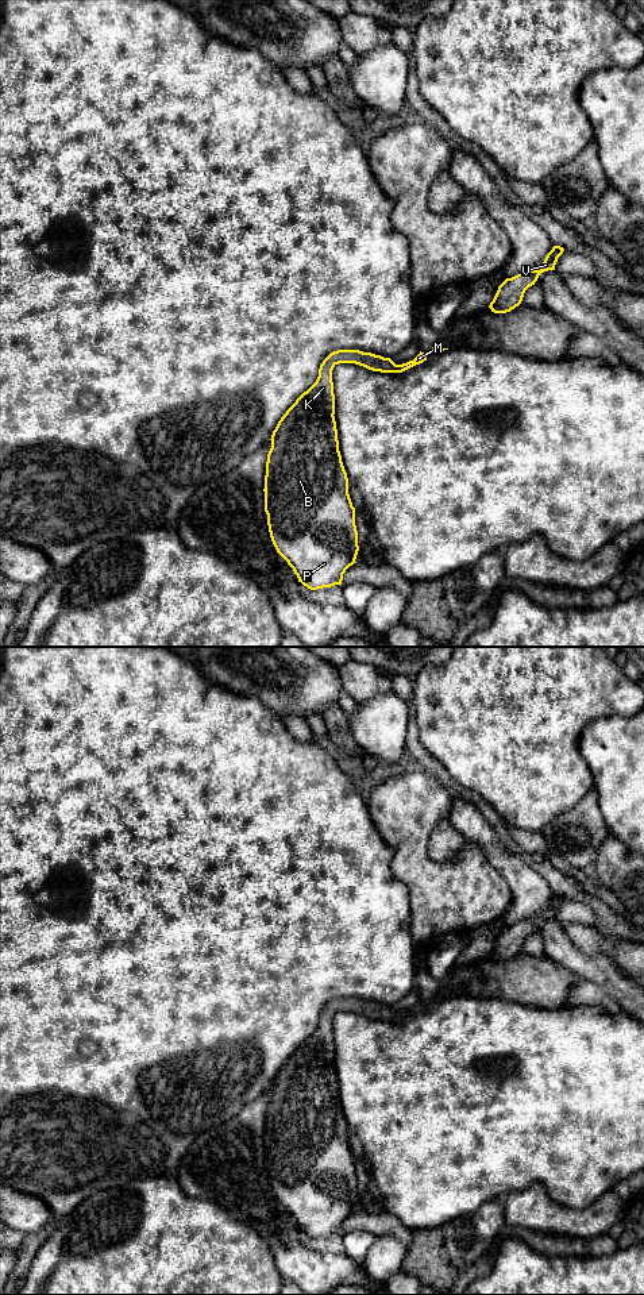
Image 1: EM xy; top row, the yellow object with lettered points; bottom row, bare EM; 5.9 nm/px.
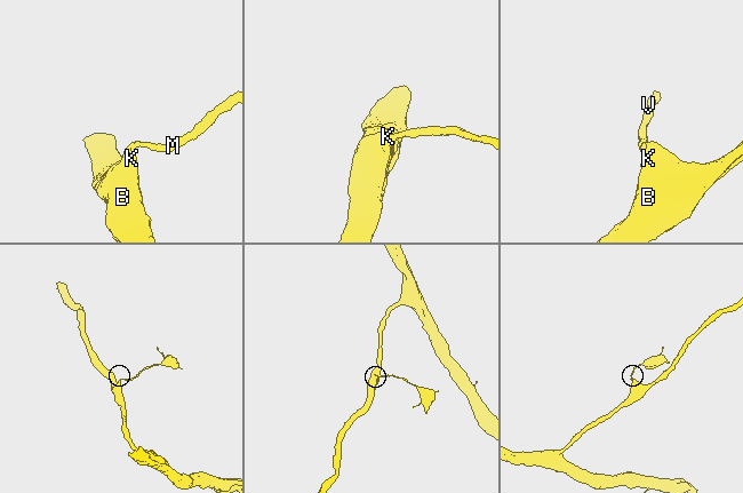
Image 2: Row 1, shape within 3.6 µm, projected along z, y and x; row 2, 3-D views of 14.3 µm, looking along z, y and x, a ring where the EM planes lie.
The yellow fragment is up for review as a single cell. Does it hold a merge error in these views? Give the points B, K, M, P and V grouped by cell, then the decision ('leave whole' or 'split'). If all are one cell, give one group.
groups B K M P V; leave whole

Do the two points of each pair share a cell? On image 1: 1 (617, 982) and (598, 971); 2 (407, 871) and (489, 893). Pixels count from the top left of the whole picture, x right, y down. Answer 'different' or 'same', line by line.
1: same
2: same

